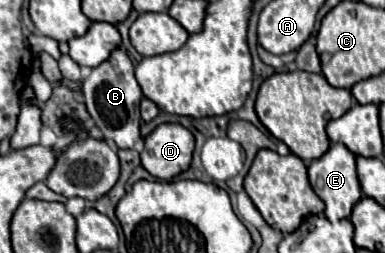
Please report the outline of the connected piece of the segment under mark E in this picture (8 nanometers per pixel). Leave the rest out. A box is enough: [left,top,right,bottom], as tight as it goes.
[309,144,363,222]

